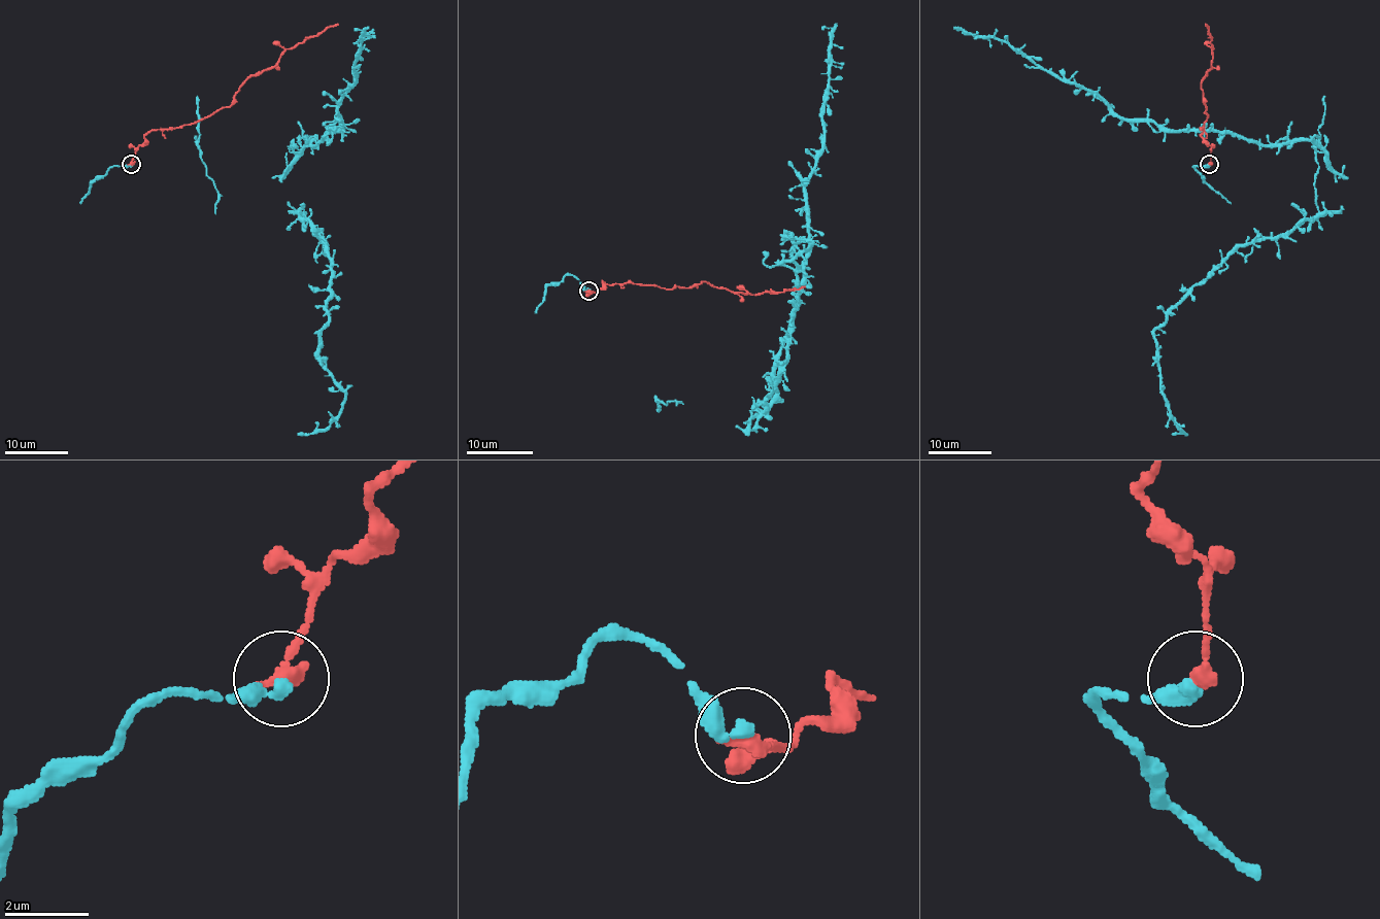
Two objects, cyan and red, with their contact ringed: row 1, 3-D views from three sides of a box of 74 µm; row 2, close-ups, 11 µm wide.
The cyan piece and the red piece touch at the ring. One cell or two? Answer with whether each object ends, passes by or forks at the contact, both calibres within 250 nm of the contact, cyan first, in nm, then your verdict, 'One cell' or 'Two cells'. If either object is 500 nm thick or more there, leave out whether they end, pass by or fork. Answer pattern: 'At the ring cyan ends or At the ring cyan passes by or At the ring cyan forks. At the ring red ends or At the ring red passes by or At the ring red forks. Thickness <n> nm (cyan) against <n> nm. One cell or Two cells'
At the ring cyan ends. At the ring red ends. Thickness 400 nm (cyan) against 360 nm. One cell

